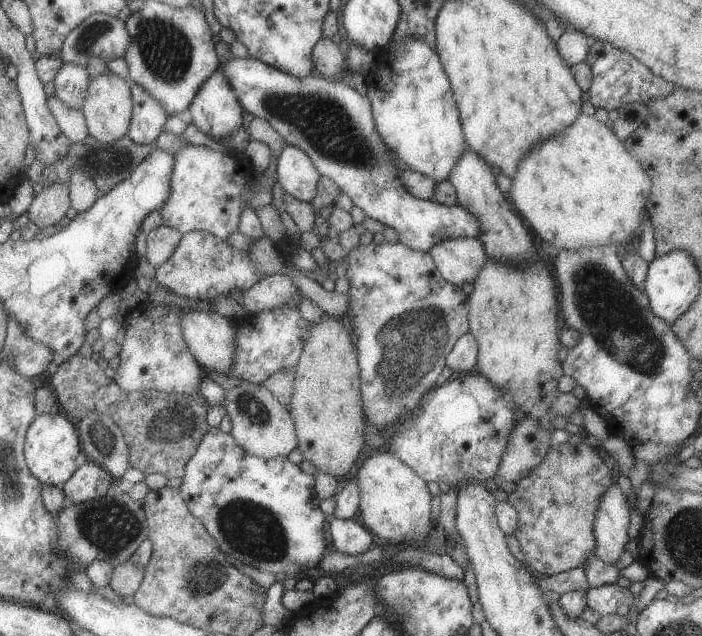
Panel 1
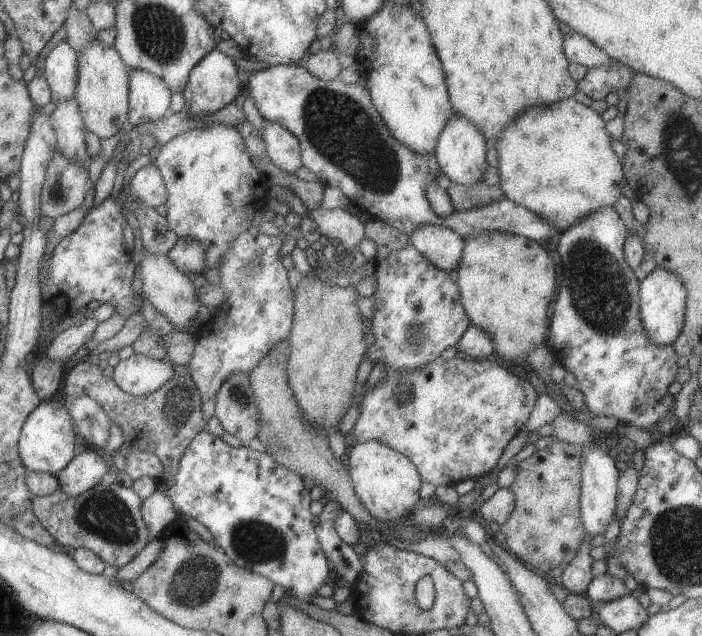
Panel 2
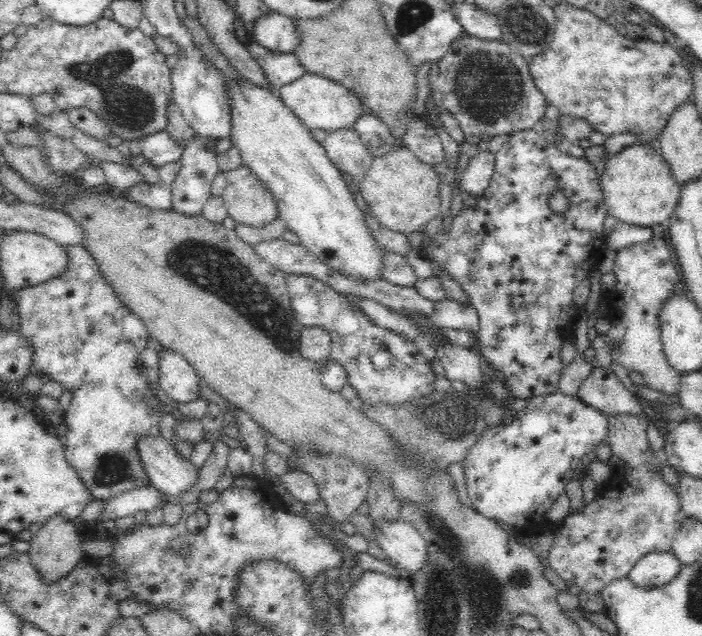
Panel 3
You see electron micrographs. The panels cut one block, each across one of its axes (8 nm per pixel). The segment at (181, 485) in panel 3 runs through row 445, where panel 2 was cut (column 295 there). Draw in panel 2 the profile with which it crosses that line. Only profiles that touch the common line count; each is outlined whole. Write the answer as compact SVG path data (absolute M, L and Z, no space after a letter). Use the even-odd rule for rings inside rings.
M263 120L261 138L265 142L269 160L277 168L281 168L283 172L295 174L303 166L299 140L287 128L283 128L279 122L265 122Z

